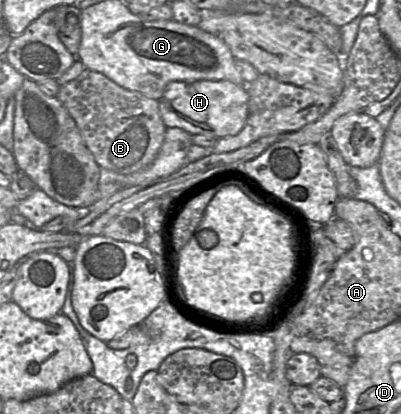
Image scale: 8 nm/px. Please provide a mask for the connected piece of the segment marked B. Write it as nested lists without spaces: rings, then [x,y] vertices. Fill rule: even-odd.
[[[85,67],[77,78],[59,87],[56,98],[75,121],[100,168],[129,175],[146,169],[153,163],[166,130],[158,100],[125,89],[105,75]]]

